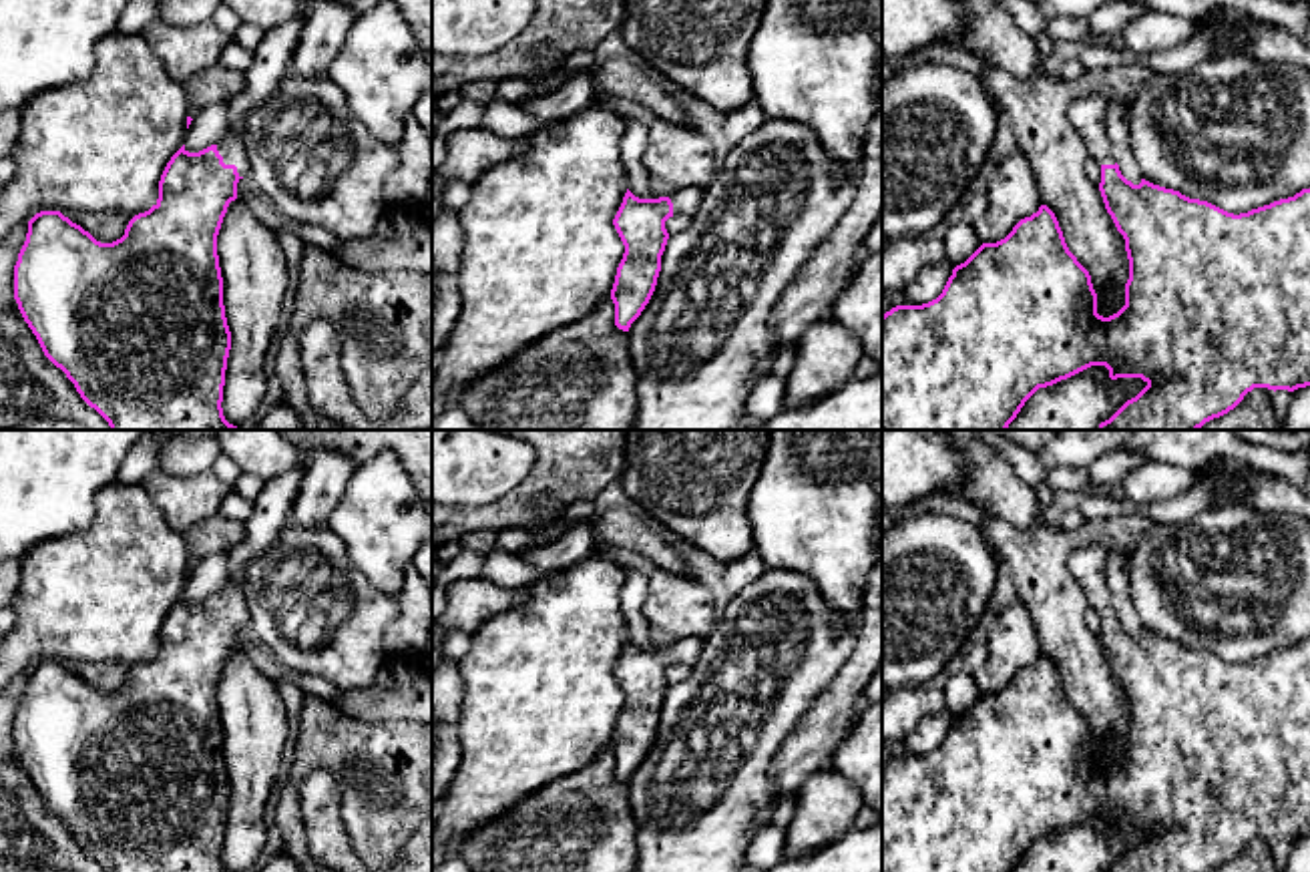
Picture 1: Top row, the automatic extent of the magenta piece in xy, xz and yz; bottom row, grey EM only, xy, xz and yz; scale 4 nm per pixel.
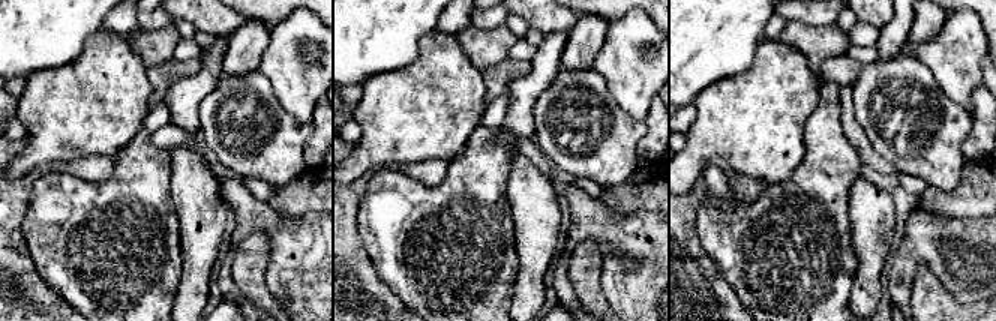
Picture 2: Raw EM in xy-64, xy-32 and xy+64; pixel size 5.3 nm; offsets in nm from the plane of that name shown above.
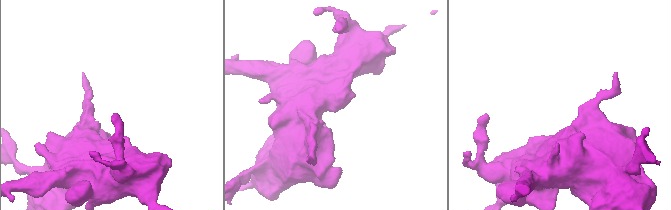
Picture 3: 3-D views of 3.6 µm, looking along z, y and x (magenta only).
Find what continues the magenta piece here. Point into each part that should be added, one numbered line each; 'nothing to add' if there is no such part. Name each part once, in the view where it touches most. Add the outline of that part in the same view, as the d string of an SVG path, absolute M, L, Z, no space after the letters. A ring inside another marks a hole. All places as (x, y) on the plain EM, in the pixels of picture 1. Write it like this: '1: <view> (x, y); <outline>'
1: xy (272, 511); M305 464L265 482L263 490L255 498L253 512L245 522L245 538L225 553L229 561L231 583L217 593L217 601L223 607L223 613L235 615L239 627L243 629L249 627L249 605L243 593L245 567L261 557L289 524L303 470Z

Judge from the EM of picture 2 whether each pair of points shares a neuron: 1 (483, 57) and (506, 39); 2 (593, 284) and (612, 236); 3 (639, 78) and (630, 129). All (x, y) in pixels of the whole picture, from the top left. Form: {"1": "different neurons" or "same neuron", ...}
{"1": "same neuron", "2": "different neurons", "3": "different neurons"}

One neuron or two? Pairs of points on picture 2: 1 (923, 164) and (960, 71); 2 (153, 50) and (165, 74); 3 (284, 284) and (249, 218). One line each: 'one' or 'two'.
1: two
2: two
3: one

